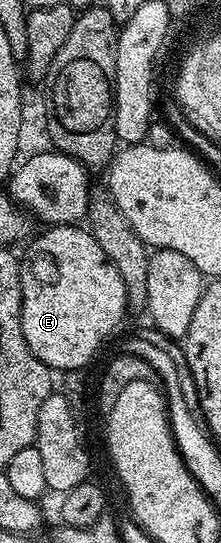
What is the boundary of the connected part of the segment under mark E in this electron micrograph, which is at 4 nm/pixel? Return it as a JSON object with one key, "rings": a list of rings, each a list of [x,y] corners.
{"rings":[[[54,225],[43,231],[41,237],[31,238],[32,246],[20,261],[22,335],[30,351],[49,369],[84,369],[126,314],[126,288],[87,228]]]}

